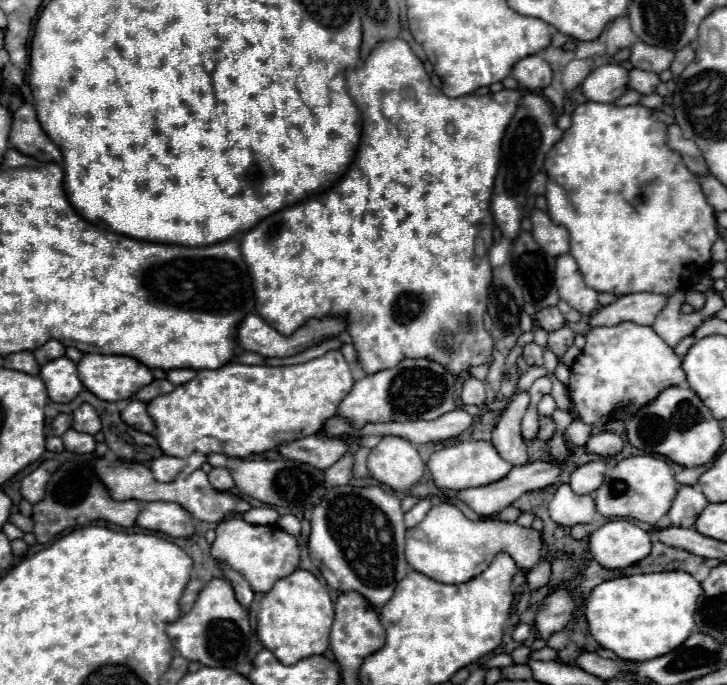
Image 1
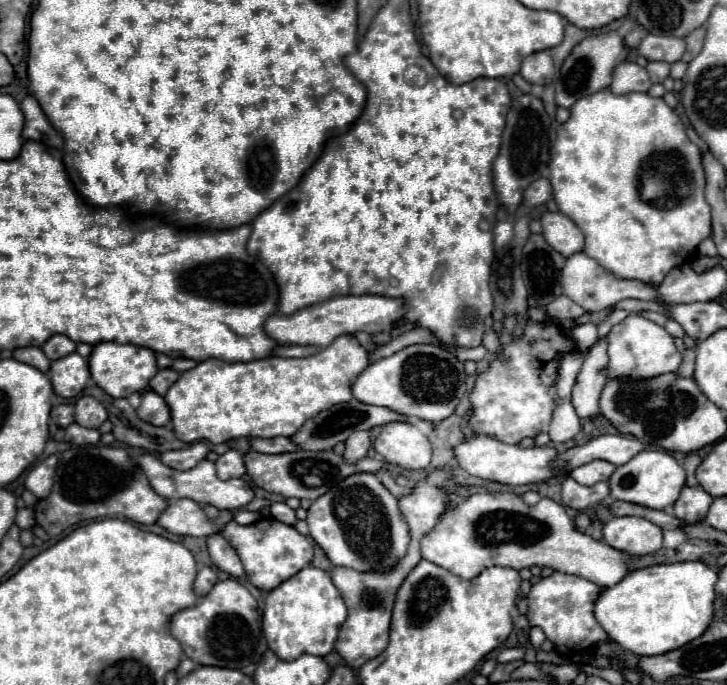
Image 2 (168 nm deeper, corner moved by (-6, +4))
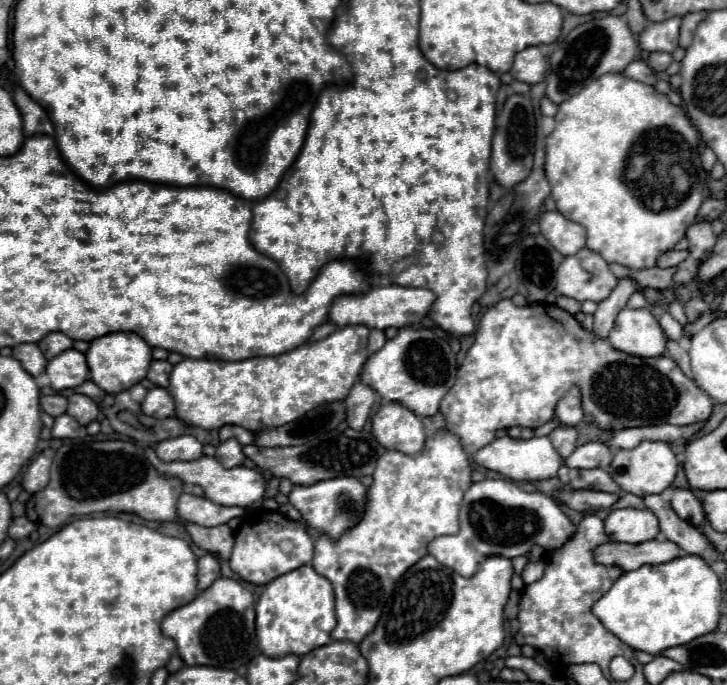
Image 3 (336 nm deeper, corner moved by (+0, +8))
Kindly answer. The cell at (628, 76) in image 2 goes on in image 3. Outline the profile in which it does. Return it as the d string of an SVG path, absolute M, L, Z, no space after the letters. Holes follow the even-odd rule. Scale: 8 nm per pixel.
M642 60L630 62L622 74L628 76L628 78L632 78L632 80L644 82L644 84L656 84L656 74L654 74L652 68L650 68L646 62L642 62Z

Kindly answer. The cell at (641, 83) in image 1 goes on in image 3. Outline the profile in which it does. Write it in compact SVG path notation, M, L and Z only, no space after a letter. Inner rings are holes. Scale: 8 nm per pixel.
M654 52L650 54L648 58L648 66L654 70L654 72L664 72L672 62L672 56L666 54L666 52Z

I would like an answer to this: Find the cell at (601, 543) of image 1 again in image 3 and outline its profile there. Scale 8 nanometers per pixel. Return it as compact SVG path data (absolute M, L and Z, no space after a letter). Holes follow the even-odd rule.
M614 508L604 520L604 528L610 540L630 544L654 540L660 532L658 518L650 510L634 510L634 508L624 510Z

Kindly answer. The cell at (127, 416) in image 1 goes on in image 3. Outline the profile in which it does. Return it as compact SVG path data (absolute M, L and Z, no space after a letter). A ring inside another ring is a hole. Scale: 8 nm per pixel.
M154 386L146 394L146 398L142 402L142 410L144 410L144 414L148 414L152 418L168 418L174 414L174 402L166 388Z

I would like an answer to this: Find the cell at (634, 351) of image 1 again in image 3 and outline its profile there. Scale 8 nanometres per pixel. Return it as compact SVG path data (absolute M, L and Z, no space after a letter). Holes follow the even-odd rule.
M624 308L608 336L612 348L632 356L660 356L666 352L666 336L650 310Z

